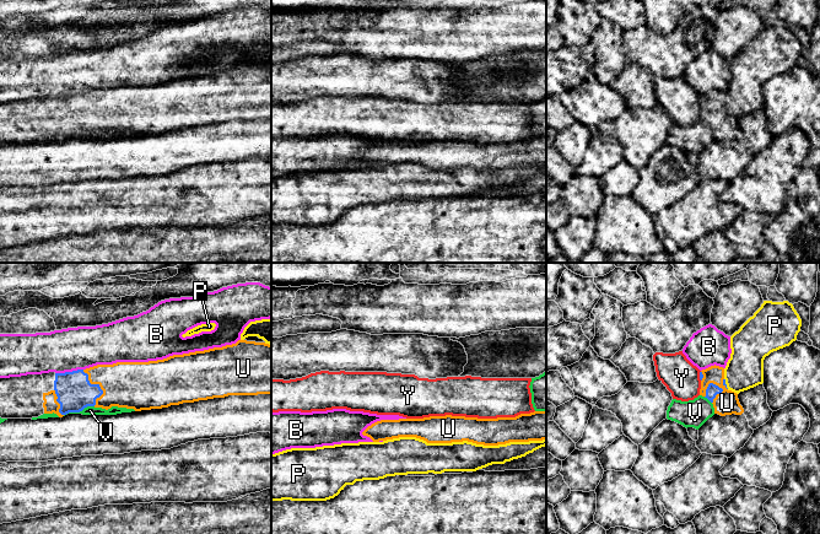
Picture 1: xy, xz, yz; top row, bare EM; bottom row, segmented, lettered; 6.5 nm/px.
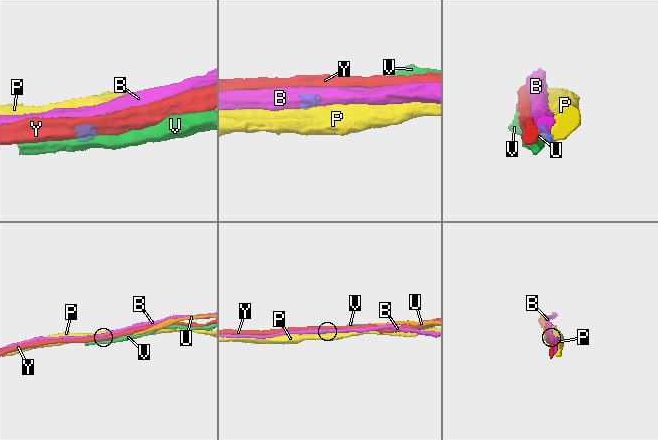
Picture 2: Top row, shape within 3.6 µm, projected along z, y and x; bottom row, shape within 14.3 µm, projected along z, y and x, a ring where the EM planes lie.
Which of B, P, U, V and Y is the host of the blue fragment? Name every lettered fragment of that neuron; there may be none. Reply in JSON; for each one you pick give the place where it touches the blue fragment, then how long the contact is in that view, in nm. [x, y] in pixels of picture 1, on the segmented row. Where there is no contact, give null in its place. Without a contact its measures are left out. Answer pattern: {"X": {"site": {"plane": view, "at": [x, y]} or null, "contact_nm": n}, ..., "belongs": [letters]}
{"U": {"site": {"plane": "xy", "at": [98, 386]}, "contact_nm": 260}, "belongs": ["U"]}

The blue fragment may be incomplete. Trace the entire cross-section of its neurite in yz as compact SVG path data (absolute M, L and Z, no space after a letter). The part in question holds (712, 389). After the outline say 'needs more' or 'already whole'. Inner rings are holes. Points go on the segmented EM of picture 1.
M714 365L702 370L700 379L700 395L707 398L713 404L714 414L725 416L732 414L741 415L744 412L738 394L727 388L723 367Z; needs more

